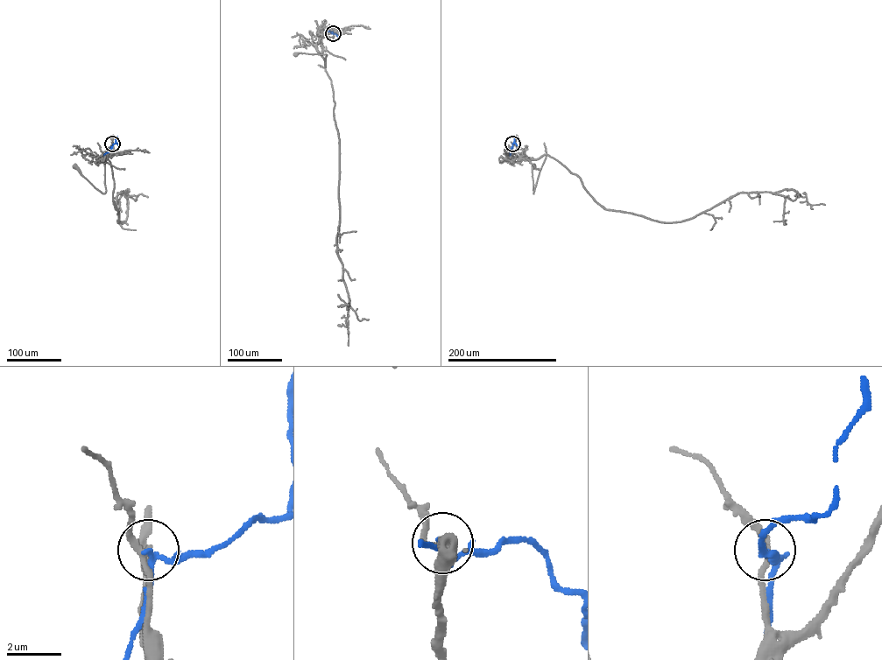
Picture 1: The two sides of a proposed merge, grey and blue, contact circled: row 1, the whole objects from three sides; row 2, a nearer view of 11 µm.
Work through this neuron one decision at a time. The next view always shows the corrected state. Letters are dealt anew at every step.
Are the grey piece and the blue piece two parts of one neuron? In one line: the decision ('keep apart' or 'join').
keep apart

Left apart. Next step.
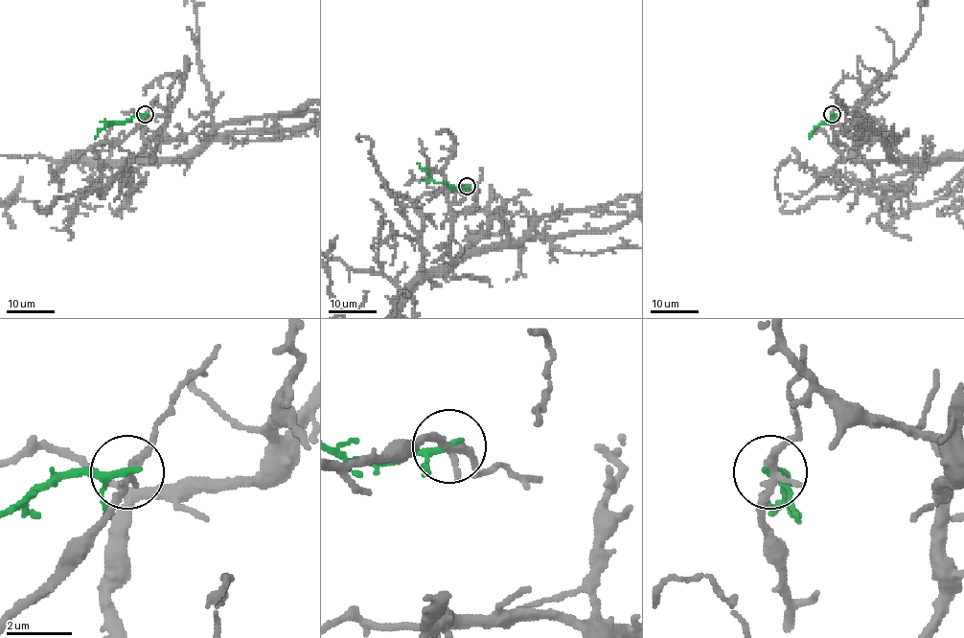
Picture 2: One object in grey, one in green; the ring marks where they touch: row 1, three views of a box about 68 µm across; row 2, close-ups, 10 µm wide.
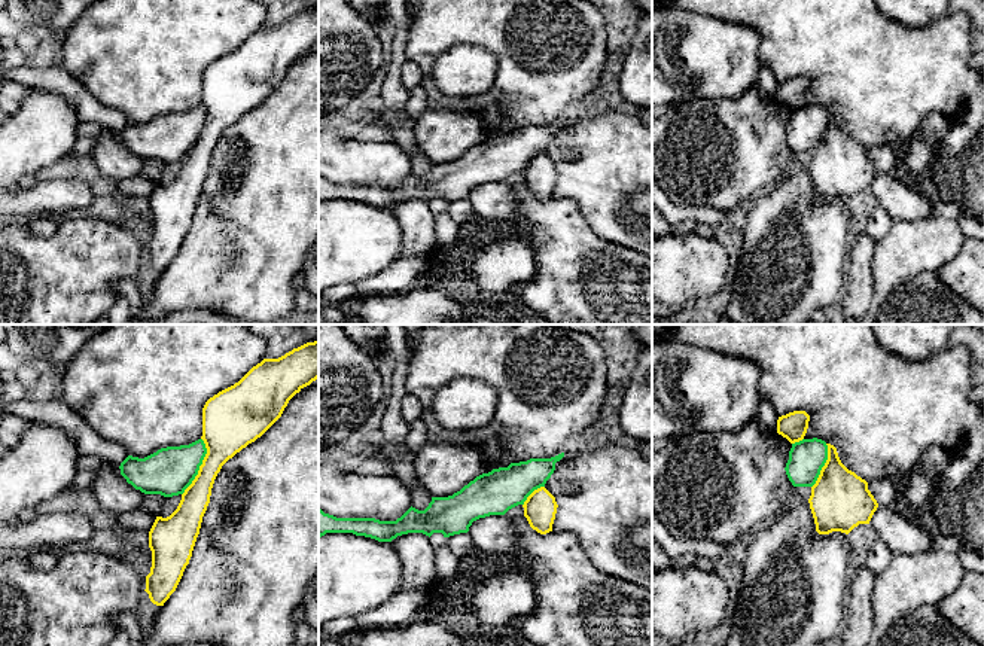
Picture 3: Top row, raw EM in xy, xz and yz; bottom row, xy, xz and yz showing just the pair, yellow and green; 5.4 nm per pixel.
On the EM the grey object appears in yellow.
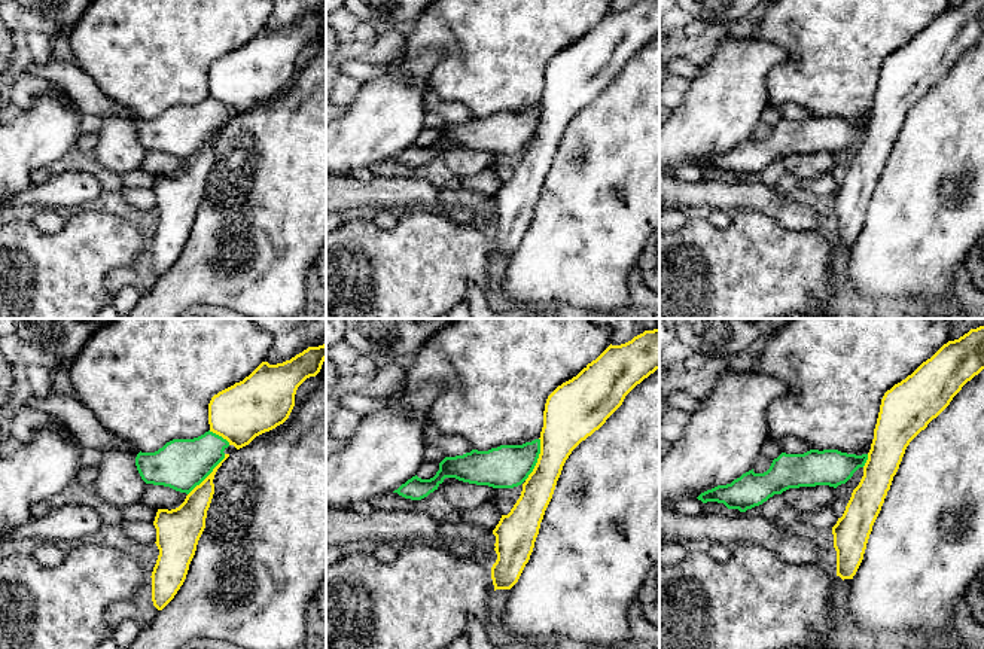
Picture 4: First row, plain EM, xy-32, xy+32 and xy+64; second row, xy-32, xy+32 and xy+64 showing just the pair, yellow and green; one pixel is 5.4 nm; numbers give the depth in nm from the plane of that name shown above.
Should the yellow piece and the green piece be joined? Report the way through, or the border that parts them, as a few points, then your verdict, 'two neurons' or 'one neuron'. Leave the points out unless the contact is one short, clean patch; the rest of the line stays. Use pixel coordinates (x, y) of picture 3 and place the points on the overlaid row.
along xy (201, 438), (206, 456), (198, 474), (182, 494) | two neurons

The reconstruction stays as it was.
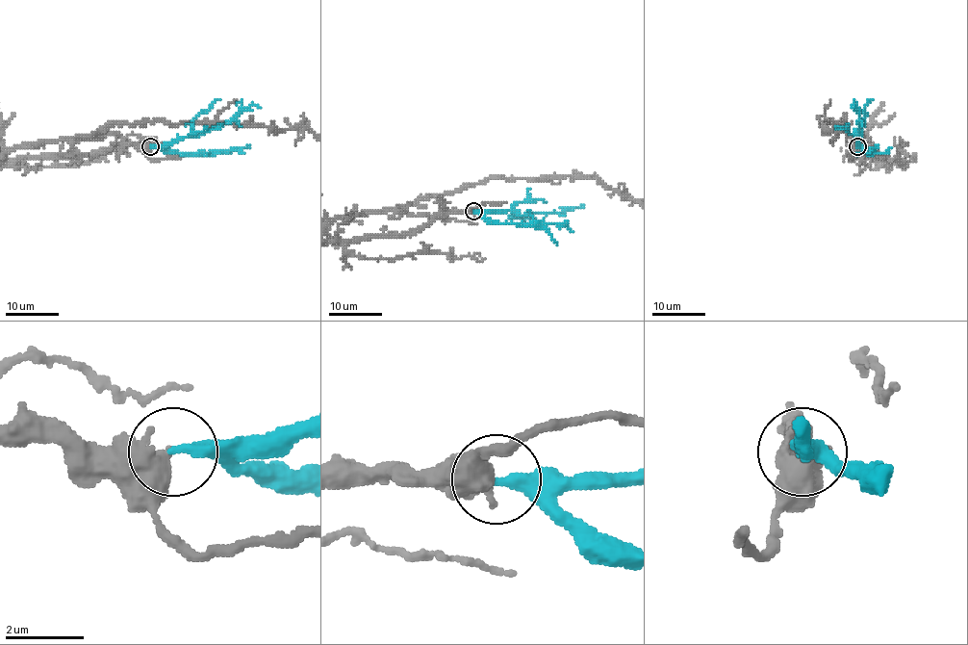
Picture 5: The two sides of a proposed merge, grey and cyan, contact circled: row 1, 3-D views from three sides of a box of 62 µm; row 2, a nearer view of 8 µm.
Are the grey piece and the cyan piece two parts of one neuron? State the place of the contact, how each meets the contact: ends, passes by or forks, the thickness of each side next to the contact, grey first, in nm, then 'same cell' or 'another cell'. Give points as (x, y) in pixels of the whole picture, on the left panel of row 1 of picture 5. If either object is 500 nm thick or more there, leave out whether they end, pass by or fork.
place (150, 146); grey passes by; cyan ends; calibres 440 and 320 nm; same cell

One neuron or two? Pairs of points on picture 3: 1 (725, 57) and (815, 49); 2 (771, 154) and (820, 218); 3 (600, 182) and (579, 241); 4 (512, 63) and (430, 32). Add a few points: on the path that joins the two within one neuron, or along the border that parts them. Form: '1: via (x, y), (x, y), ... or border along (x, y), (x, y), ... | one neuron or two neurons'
1: border along (742, 23), (752, 27), (759, 36), (759, 64) | two neurons
2: border along (795, 154), (782, 176), (759, 194) | two neurons
3: border along (563, 200), (570, 200), (585, 222), (614, 243) | two neurons
4: via (493, 42), (483, 32), (451, 32) | one neuron

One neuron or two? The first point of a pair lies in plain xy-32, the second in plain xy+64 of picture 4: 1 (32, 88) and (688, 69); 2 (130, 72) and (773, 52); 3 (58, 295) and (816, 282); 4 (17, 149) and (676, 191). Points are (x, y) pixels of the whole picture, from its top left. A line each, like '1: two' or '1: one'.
1: two
2: two
3: one
4: two

